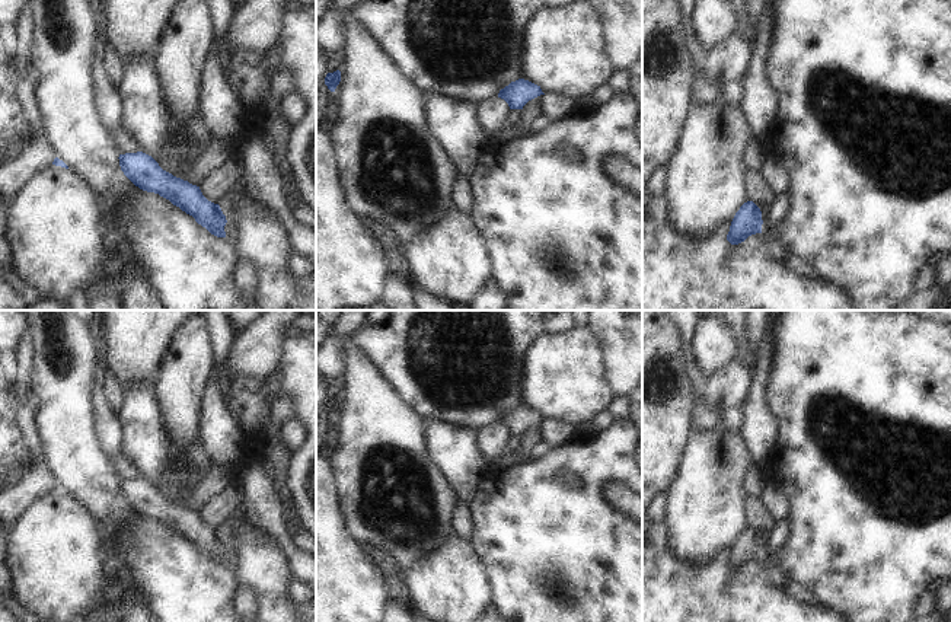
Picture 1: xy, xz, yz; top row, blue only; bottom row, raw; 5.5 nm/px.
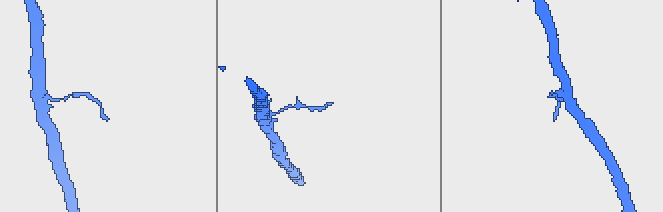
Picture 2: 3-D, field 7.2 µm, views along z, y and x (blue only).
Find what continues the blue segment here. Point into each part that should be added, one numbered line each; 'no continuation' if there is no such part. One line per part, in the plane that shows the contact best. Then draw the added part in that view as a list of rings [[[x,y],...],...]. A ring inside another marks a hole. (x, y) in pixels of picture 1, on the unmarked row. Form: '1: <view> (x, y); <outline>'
no continuation

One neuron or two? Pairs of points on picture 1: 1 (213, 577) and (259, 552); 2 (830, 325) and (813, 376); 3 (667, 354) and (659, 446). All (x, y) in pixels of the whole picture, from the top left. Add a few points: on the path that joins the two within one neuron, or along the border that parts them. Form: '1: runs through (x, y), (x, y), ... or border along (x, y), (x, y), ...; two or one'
1: border along (233, 574), (239, 584); two
2: runs through (830, 338), (830, 359), (826, 363); one
3: runs through (659, 378), (659, 423); one

